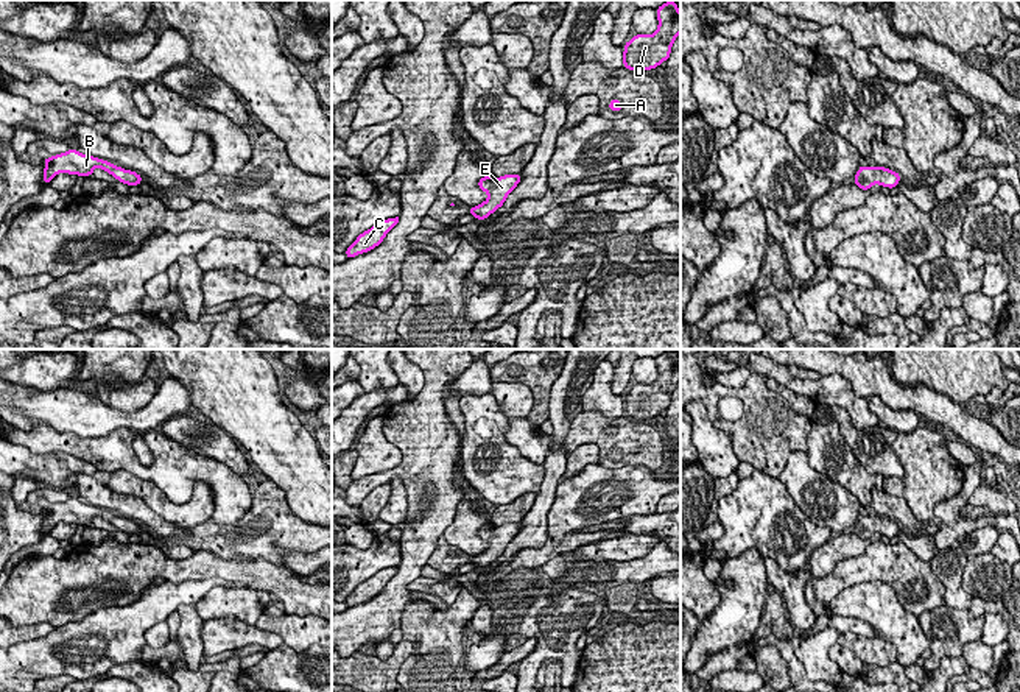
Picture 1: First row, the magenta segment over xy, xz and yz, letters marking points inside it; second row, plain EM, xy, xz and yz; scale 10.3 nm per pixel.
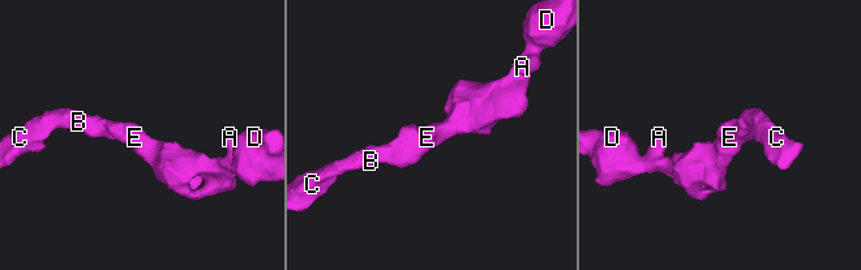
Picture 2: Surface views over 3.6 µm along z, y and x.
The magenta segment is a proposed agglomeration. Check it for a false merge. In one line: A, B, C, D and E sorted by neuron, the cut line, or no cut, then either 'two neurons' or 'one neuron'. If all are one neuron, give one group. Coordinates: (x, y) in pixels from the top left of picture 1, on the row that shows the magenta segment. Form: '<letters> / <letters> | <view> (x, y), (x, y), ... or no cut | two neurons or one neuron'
A B C D E | no cut | one neuron

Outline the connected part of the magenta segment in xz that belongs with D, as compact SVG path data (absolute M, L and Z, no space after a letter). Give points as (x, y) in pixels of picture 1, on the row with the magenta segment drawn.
M665 2L656 9L659 26L646 34L635 34L624 42L623 67L628 70L652 70L671 55L671 45L681 33L681 11L676 2Z

